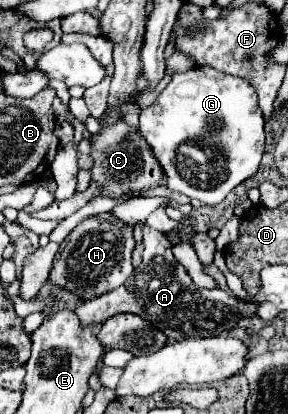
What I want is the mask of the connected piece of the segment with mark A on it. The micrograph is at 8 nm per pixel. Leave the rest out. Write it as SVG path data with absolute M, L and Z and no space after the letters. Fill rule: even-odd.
M148 225L144 231L144 253L140 267L134 269L130 279L122 283L122 287L108 291L96 299L82 301L76 309L76 315L82 323L104 323L110 315L118 313L134 313L142 319L148 319L162 333L168 335L170 341L182 341L190 337L212 337L222 335L222 331L232 329L238 321L246 317L256 317L256 303L252 299L240 299L224 289L202 289L196 287L186 269L174 259L172 243L168 237Z

